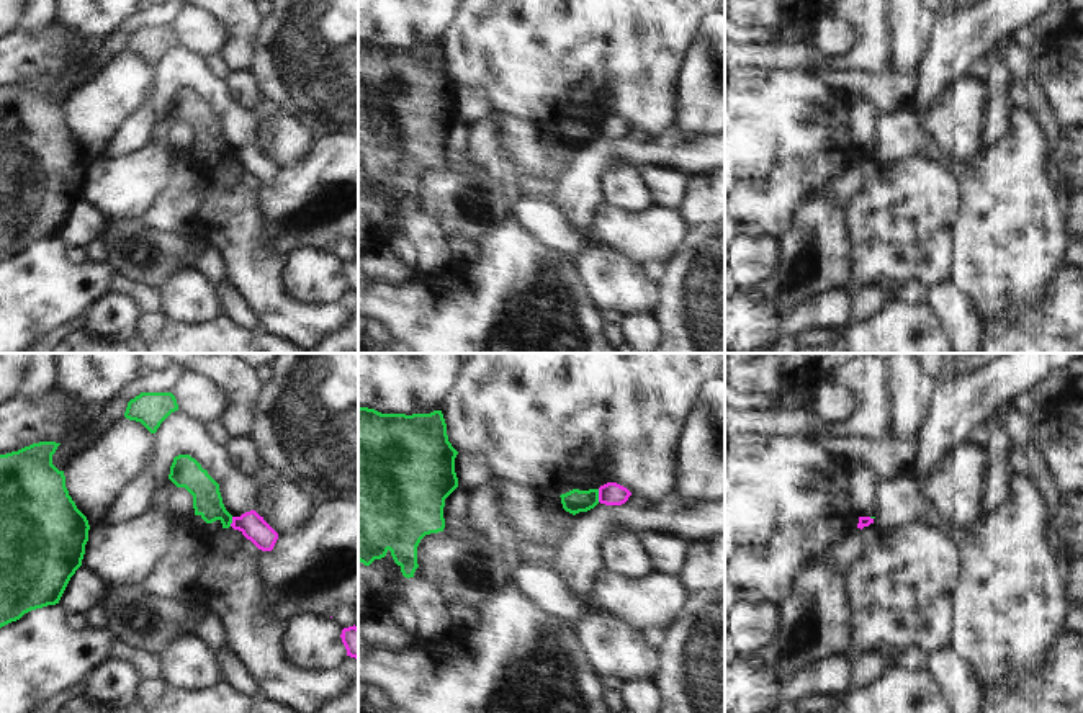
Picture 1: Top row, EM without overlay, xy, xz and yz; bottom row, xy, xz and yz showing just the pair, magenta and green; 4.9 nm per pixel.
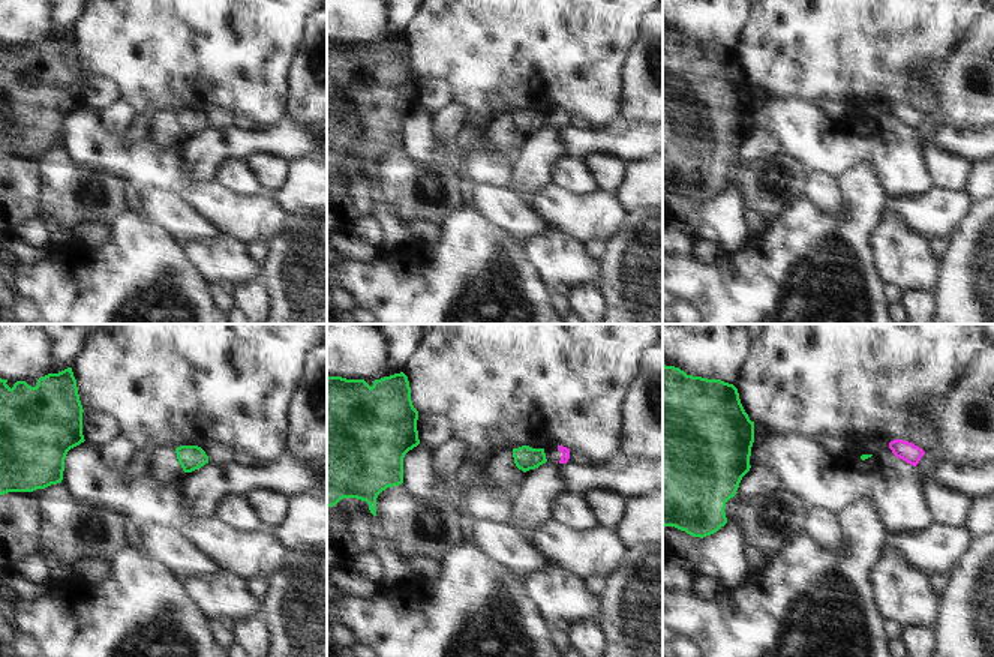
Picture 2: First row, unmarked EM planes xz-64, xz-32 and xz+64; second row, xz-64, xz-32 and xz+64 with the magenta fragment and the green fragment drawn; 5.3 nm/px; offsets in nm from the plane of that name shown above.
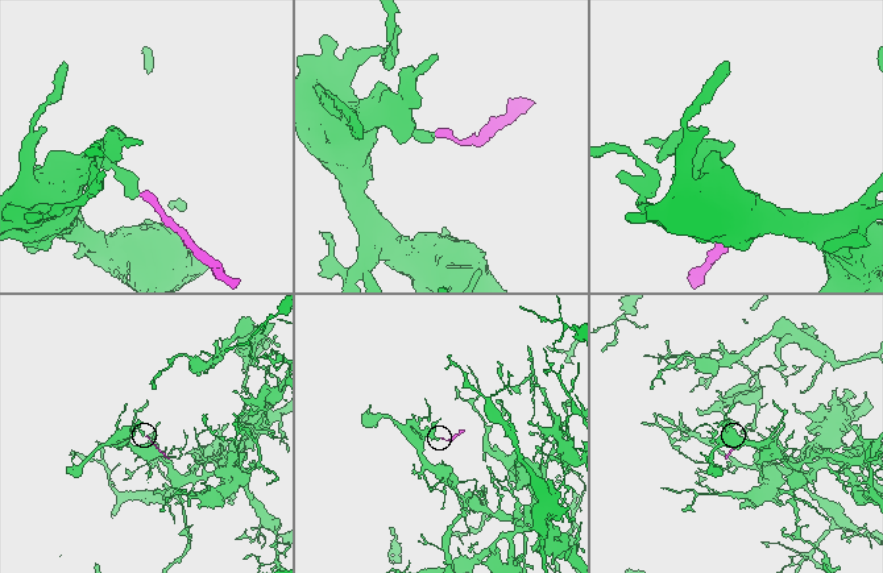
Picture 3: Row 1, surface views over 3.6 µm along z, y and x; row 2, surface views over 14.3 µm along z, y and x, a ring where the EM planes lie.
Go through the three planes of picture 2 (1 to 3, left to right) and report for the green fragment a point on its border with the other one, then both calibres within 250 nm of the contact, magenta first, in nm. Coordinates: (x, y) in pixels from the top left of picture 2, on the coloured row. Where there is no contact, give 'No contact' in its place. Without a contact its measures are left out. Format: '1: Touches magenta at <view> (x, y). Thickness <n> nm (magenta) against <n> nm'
1: No contact
2: No contact
3: No contact

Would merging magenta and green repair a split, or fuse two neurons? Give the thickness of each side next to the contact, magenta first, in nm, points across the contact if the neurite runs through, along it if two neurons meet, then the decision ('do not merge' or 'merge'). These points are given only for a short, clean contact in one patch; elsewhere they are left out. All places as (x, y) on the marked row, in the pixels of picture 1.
110 nm thick on the magenta side, 120 nm on the other; border along xz (597, 489), (599, 501); do not merge

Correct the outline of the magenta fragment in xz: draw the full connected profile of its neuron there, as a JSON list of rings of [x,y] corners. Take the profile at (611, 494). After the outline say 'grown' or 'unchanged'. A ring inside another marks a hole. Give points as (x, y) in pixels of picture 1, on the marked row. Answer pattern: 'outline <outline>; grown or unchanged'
outline [[[607,482],[599,487],[599,502],[605,505],[622,505],[630,496],[631,492],[617,482]]]; unchanged

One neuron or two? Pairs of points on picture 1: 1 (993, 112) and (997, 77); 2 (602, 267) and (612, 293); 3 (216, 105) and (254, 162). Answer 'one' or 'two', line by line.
1: one
2: one
3: one

